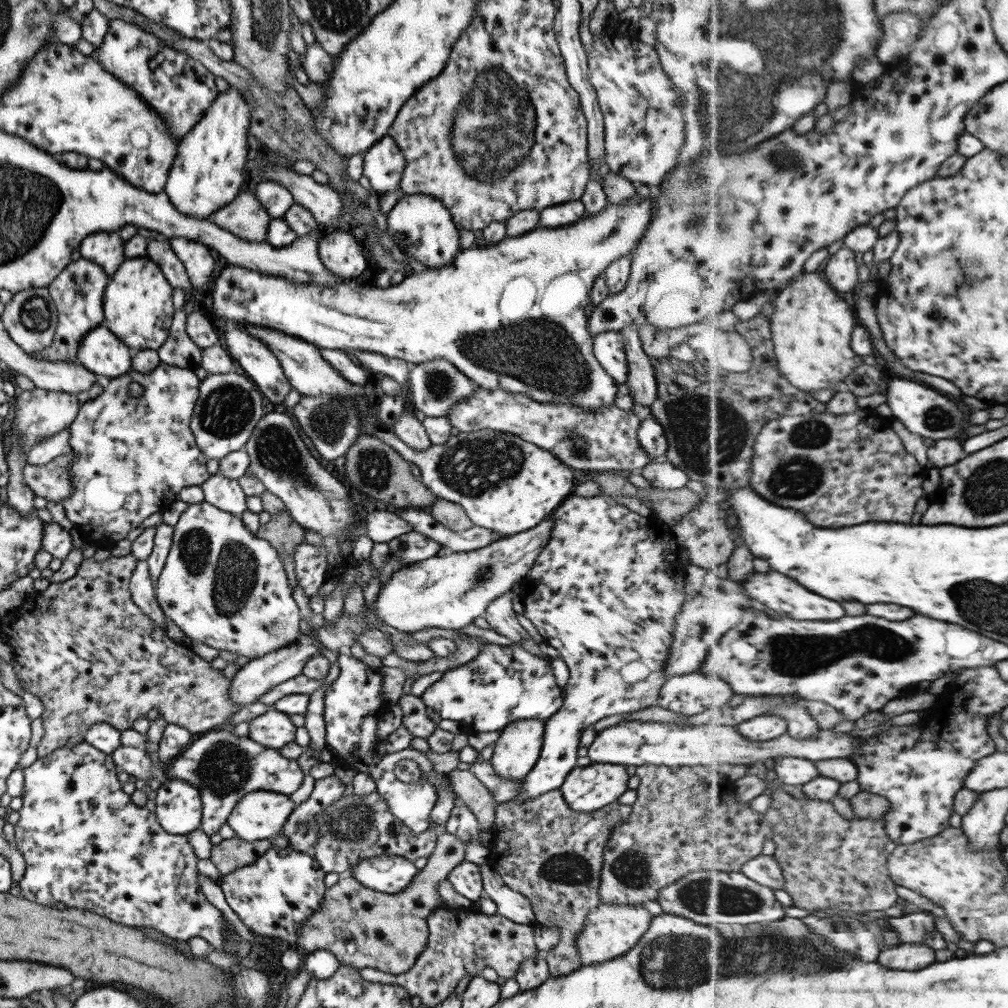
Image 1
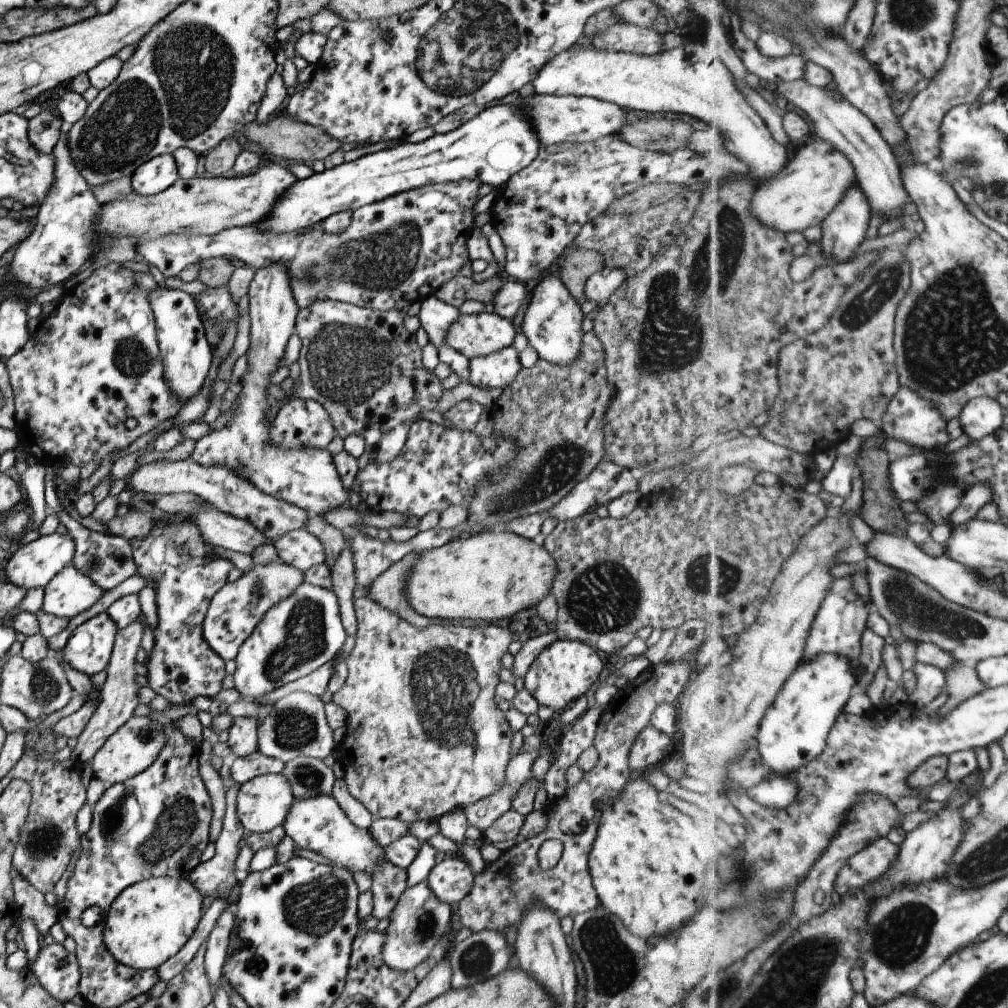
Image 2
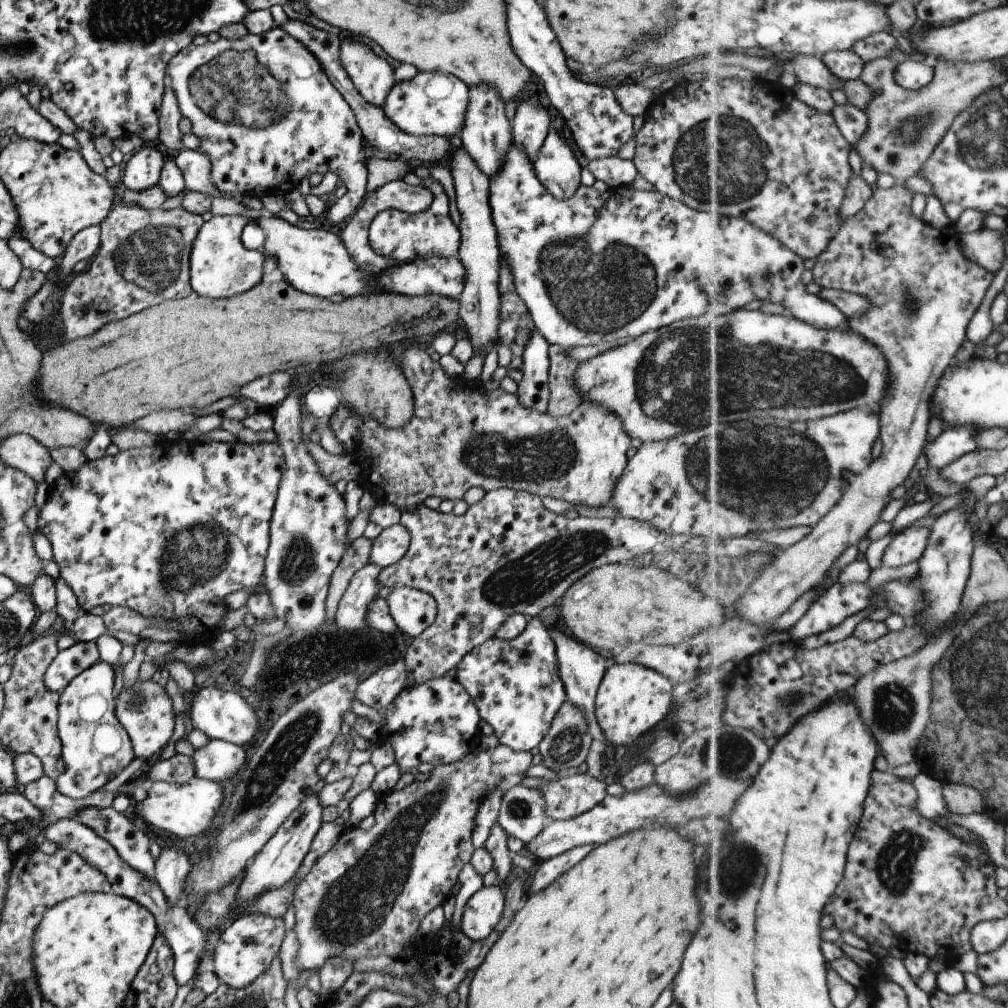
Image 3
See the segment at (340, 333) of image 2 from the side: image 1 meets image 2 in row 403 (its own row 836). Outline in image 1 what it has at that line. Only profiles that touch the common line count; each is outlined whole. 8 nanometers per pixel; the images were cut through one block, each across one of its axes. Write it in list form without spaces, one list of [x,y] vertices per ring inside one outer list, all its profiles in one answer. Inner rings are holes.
[[[377,793],[365,796],[347,794],[323,807],[313,815],[317,826],[317,841],[310,852],[324,874],[335,872],[339,876],[349,873],[362,859],[373,856],[399,855],[409,861],[427,858],[434,849],[440,829],[427,829],[419,834],[411,832],[399,819],[395,818],[387,802]]]

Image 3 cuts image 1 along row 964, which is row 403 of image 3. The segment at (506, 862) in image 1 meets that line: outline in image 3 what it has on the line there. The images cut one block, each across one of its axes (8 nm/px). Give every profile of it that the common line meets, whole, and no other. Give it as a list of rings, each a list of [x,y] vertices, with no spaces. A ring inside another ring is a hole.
[[[549,345],[548,348],[548,403],[546,413],[553,418],[571,414],[582,398],[574,387],[573,371],[577,366],[564,354],[564,348]]]

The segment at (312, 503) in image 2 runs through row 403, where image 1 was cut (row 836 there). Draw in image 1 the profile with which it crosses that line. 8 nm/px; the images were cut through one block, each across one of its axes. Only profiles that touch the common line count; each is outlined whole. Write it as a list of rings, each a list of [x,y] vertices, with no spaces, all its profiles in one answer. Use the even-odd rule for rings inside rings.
[[[251,792],[233,806],[226,824],[238,839],[247,842],[268,839],[280,832],[293,809],[294,804],[287,795]]]

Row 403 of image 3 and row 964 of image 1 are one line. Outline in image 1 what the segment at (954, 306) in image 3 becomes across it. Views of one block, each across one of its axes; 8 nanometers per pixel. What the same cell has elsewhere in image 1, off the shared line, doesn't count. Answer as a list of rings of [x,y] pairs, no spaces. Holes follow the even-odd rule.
[[[905,943],[896,947],[883,948],[878,960],[890,969],[917,970],[936,963],[935,949],[923,943]]]

